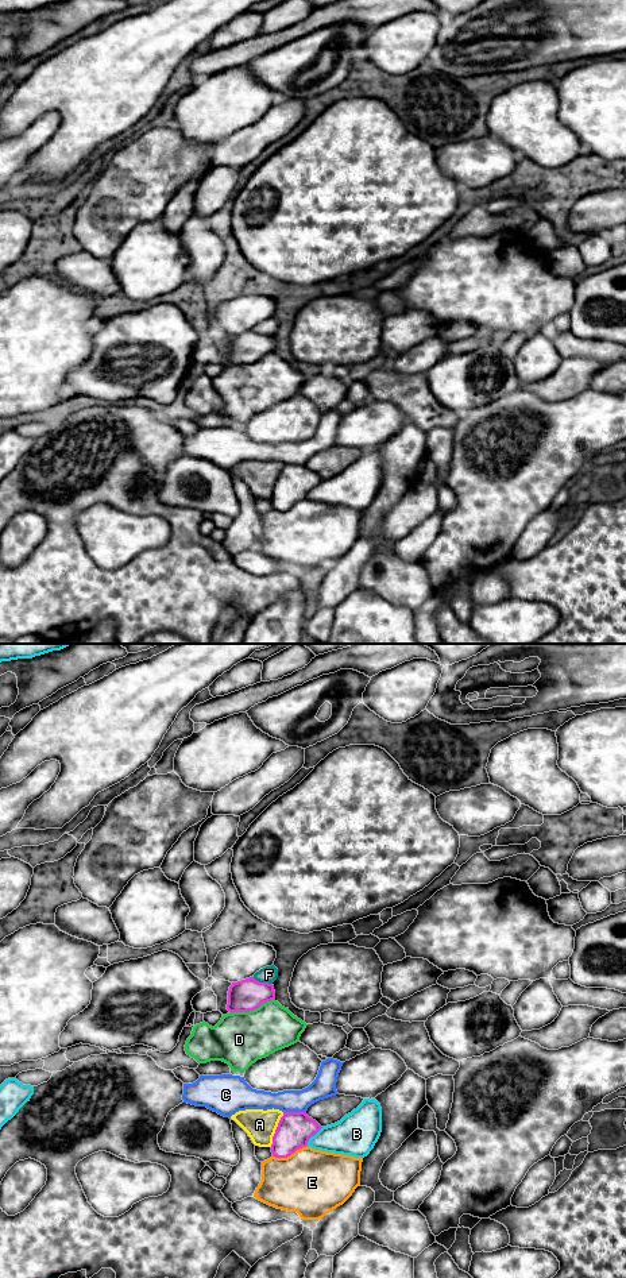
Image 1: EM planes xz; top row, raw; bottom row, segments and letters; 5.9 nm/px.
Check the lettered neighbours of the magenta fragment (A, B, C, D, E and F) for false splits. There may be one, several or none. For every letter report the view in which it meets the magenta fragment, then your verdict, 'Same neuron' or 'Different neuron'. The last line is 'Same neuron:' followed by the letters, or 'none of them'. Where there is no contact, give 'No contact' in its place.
A: Touches magenta in xz. Different neuron
B: Touches magenta in xz. Different neuron
C: Touches magenta in xz. Different neuron
D: Touches magenta in xz. Different neuron
E: Touches magenta in xz. Different neuron
F: Touches magenta in xz. Different neuron
Same neuron: none of them

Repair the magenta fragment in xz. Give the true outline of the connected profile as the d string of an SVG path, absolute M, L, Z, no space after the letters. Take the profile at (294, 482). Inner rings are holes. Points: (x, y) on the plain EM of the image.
M283 464L273 489L273 509L287 510L297 502L306 499L309 491L321 480L306 464Z

